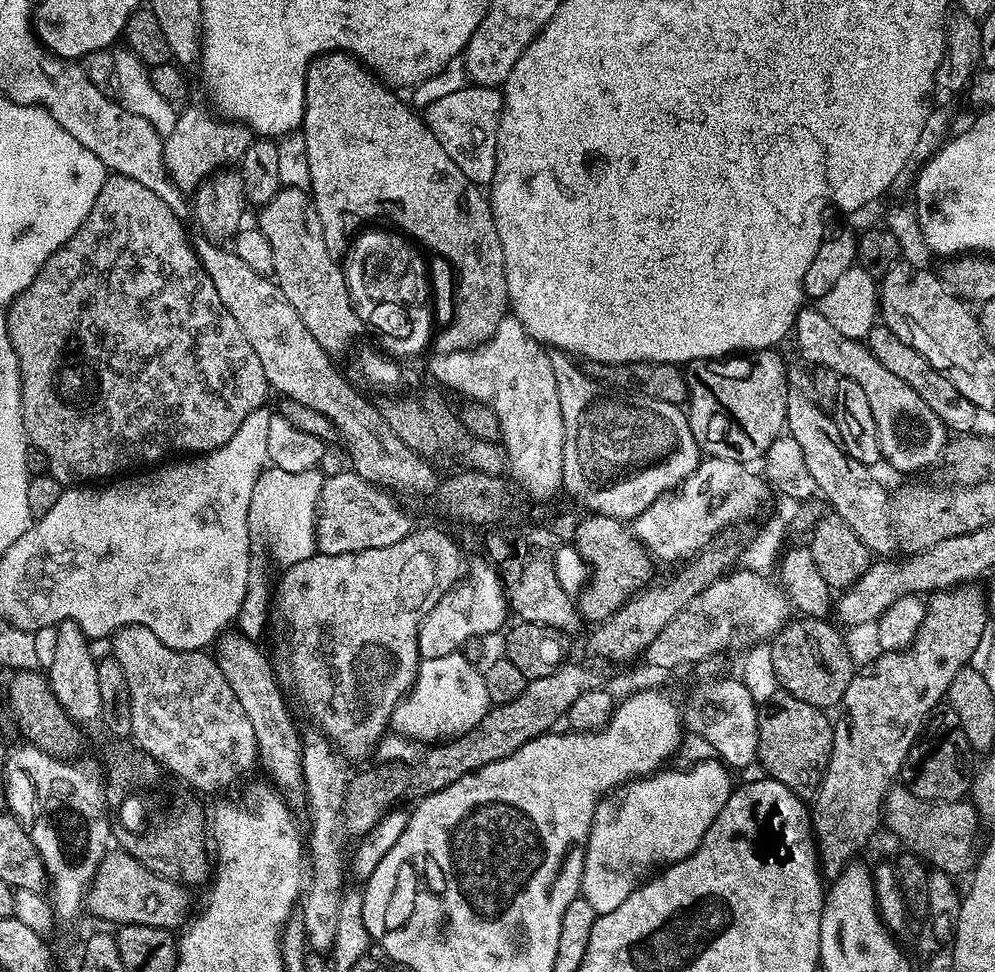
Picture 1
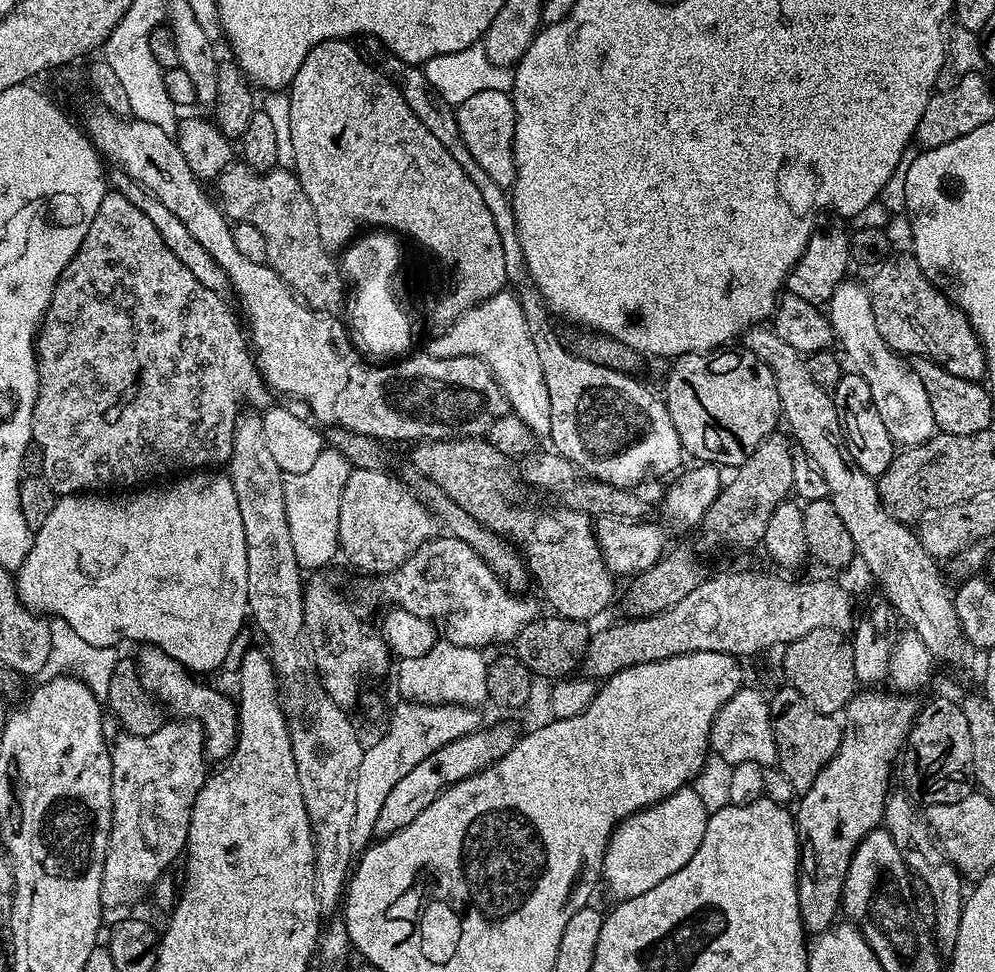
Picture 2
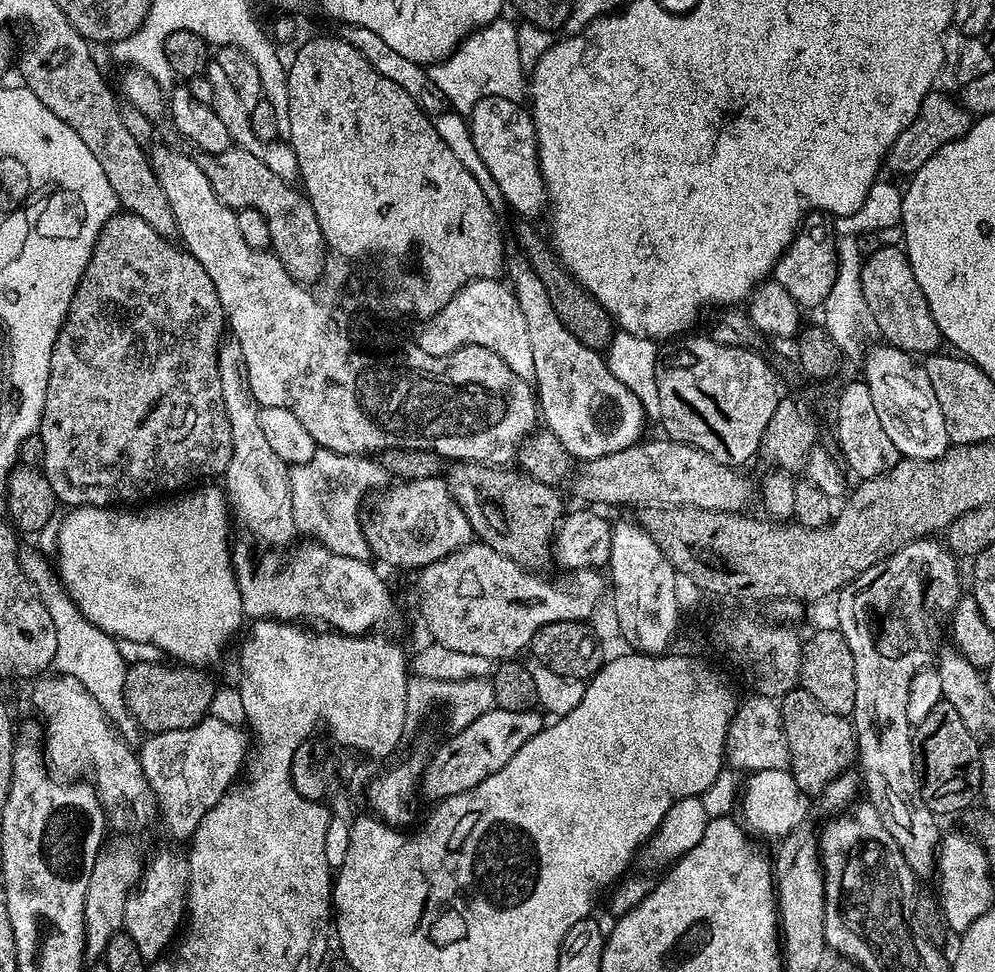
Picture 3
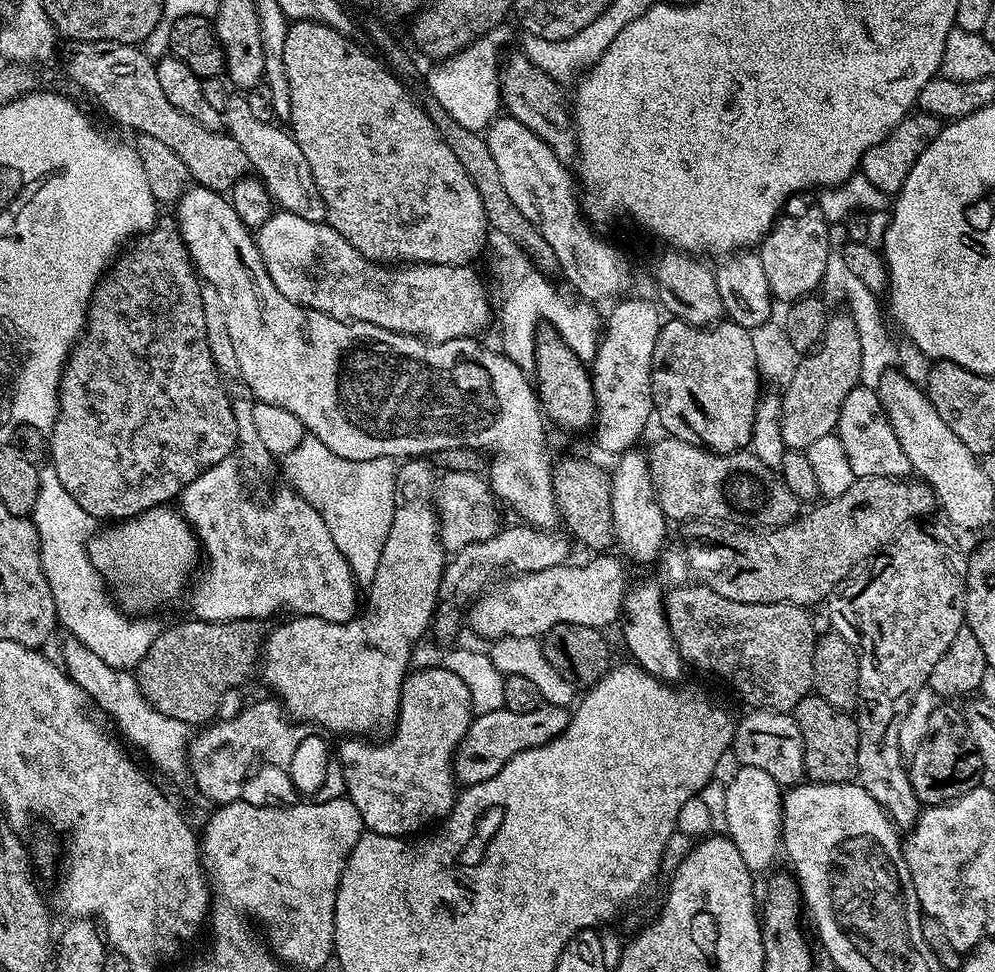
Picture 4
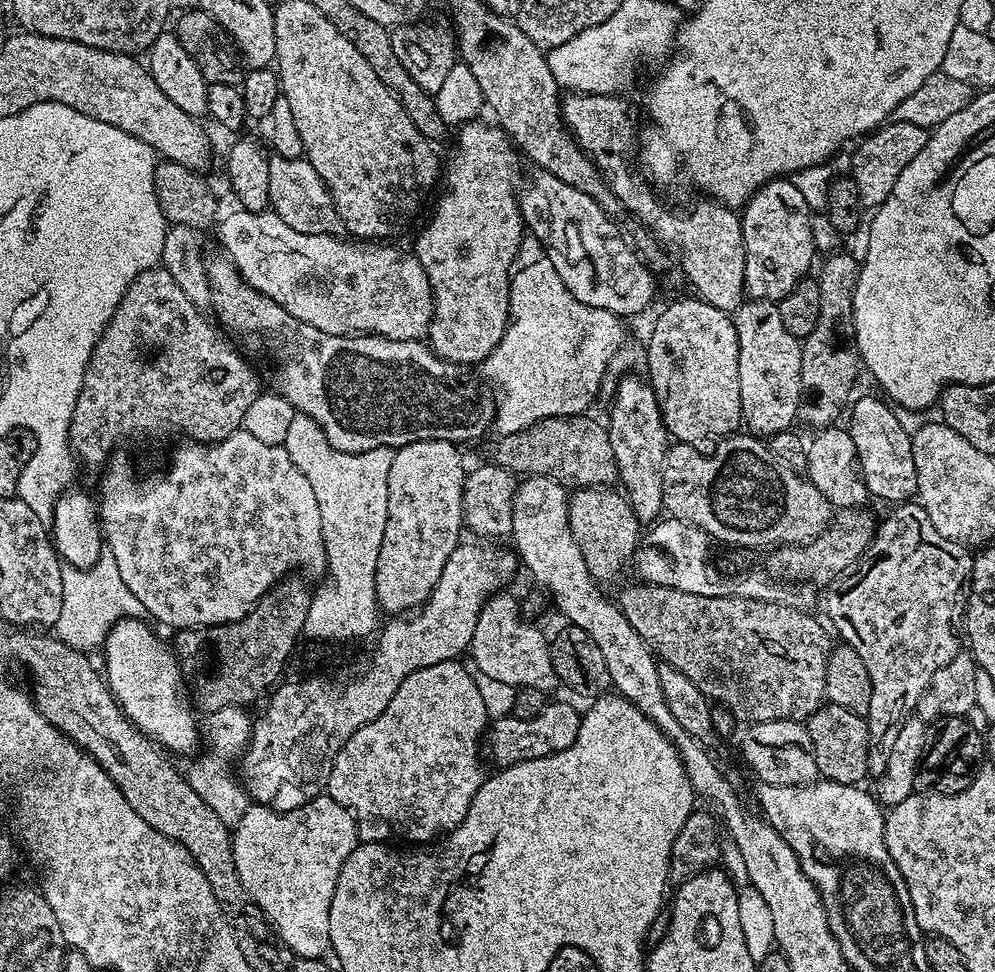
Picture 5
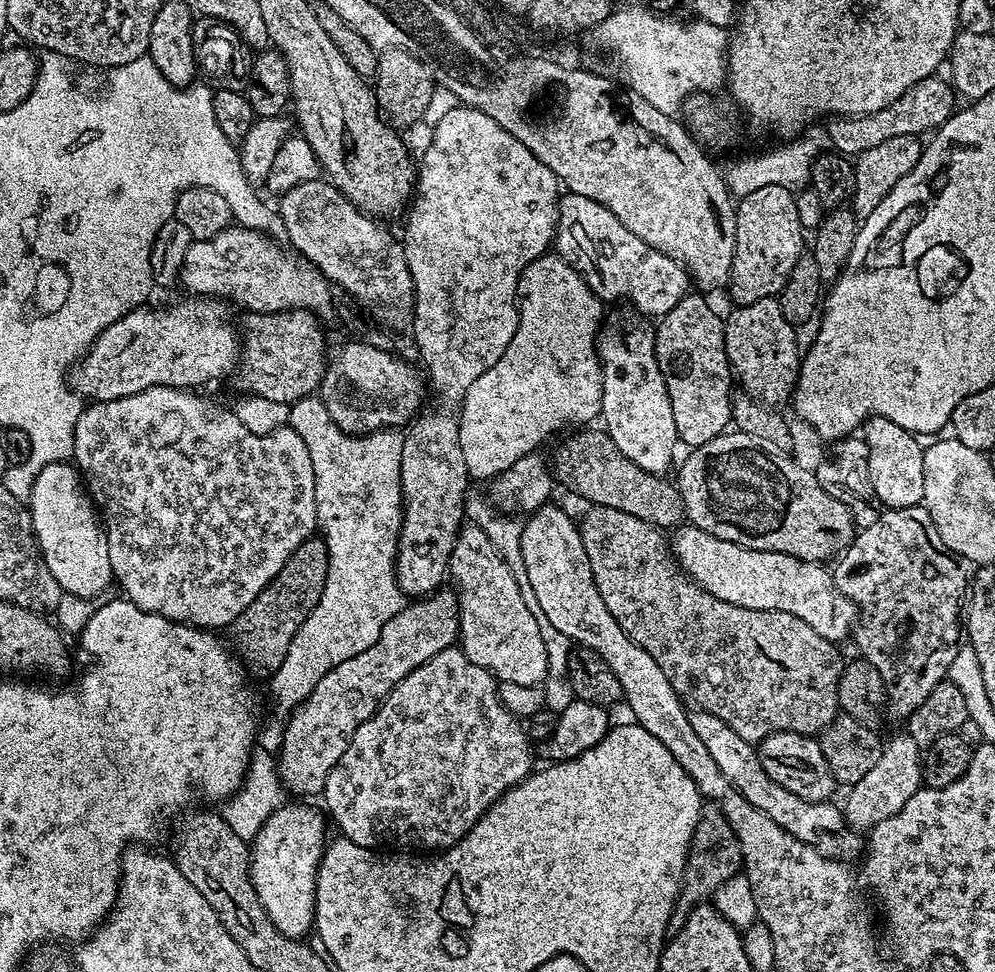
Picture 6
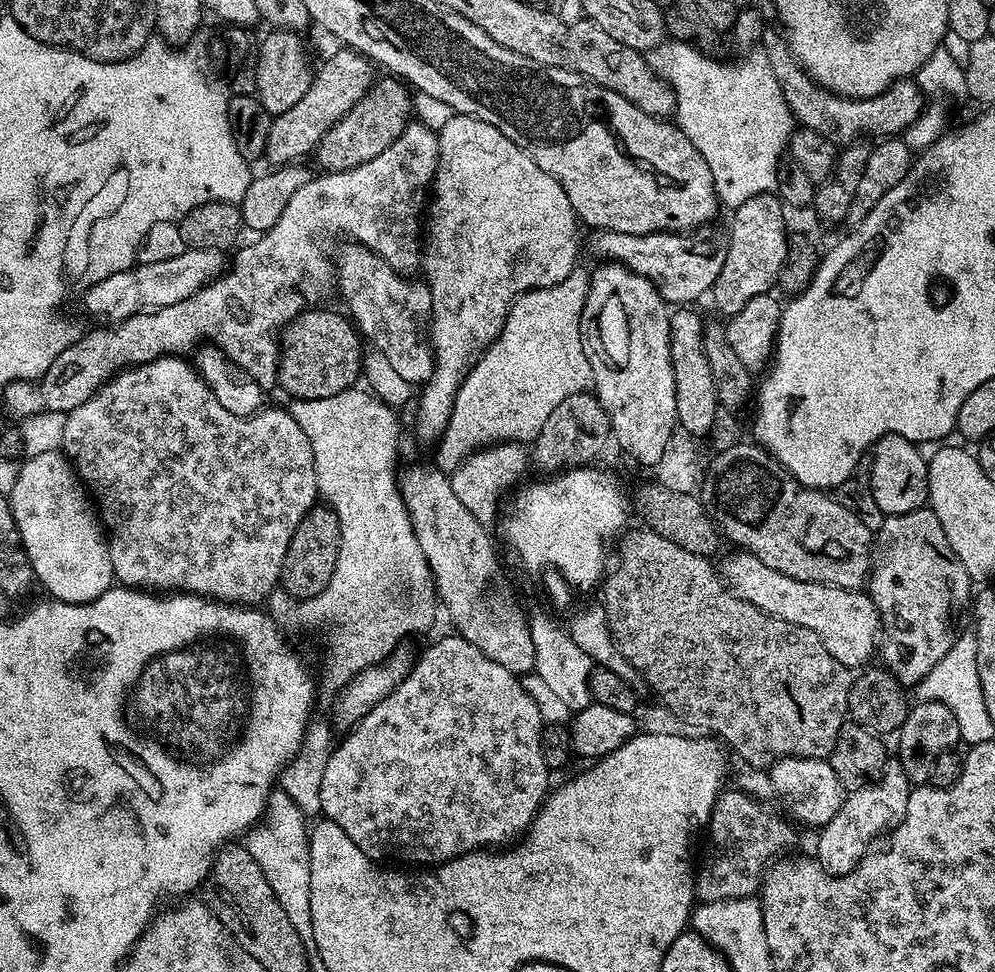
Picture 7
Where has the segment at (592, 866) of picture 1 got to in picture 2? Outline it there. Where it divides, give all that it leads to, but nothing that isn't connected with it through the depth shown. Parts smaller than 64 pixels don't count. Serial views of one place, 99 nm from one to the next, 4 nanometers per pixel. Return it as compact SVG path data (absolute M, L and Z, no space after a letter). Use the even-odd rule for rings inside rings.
M685 786L659 804L641 808L619 821L608 840L602 871L603 887L608 887L613 901L638 898L638 894L654 890L654 886L670 878L670 874L678 874L678 870L682 870L682 866L694 858L694 850L702 846L702 834L706 834L709 815L709 810L702 804L694 788Z

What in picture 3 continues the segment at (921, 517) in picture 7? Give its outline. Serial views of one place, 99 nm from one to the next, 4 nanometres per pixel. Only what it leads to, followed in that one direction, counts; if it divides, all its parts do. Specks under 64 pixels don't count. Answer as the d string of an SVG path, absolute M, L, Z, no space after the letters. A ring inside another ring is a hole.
M911 540L877 559L835 597L835 623L850 646L850 654L854 654L856 689L850 719L856 729L862 788L868 791L867 803L878 810L882 826L890 830L890 838L898 842L906 866L917 878L935 873L942 831L936 821L937 813L926 806L920 793L914 728L906 718L906 702L914 674L925 671L937 651L938 643L932 637L936 616L951 617L962 595L957 553L947 543L938 541Z

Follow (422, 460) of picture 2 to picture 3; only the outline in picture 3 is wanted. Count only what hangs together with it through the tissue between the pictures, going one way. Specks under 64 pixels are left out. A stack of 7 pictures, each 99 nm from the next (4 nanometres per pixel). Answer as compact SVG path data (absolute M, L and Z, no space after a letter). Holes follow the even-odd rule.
M471 462L453 463L447 469L446 479L477 541L498 550L498 554L518 562L523 568L544 570L548 559L549 562L553 559L558 521L566 512L560 505L560 496L556 493L559 491L553 485L538 482L536 477L512 466Z

